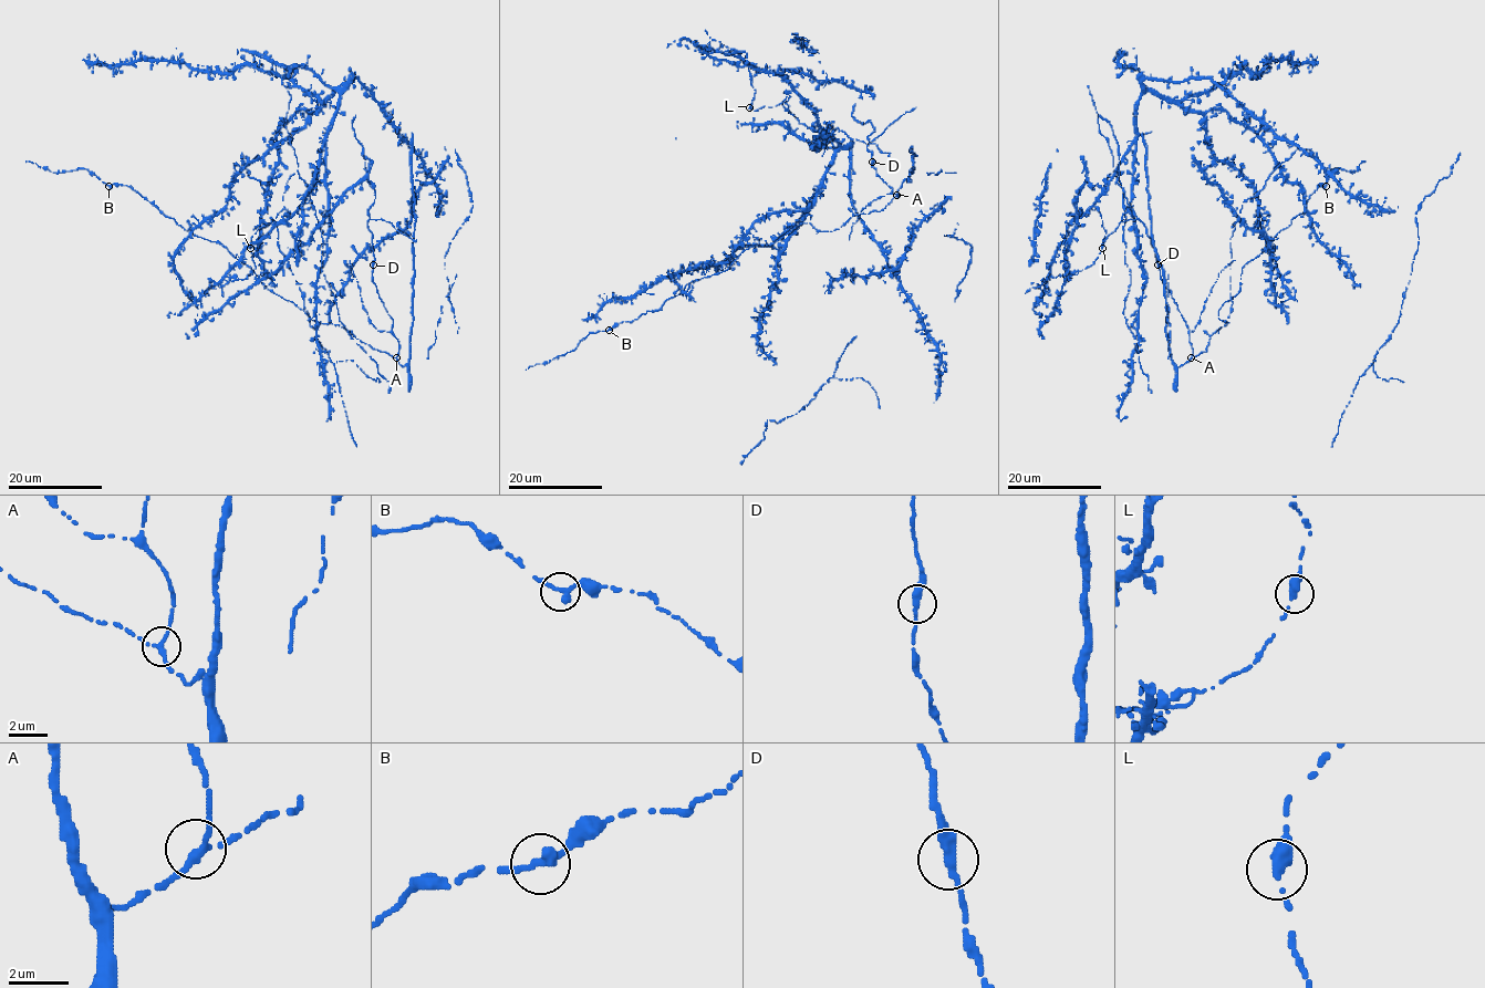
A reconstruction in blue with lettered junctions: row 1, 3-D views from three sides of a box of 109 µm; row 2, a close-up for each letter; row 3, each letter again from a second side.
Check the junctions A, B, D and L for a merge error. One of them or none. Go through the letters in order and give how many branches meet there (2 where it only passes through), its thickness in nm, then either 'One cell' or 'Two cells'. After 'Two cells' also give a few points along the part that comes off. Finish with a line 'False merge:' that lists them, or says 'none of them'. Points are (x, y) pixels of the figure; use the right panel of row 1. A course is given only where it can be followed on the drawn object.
A: Branches: 2. Thickness 260 nm. One cell
B: Branches: 2. Thickness 320 nm. One cell
D: Branches: 2. Thickness 340 nm. One cell
L: Branches: 2. Thickness 340 nm. One cell
False merge: none of them

